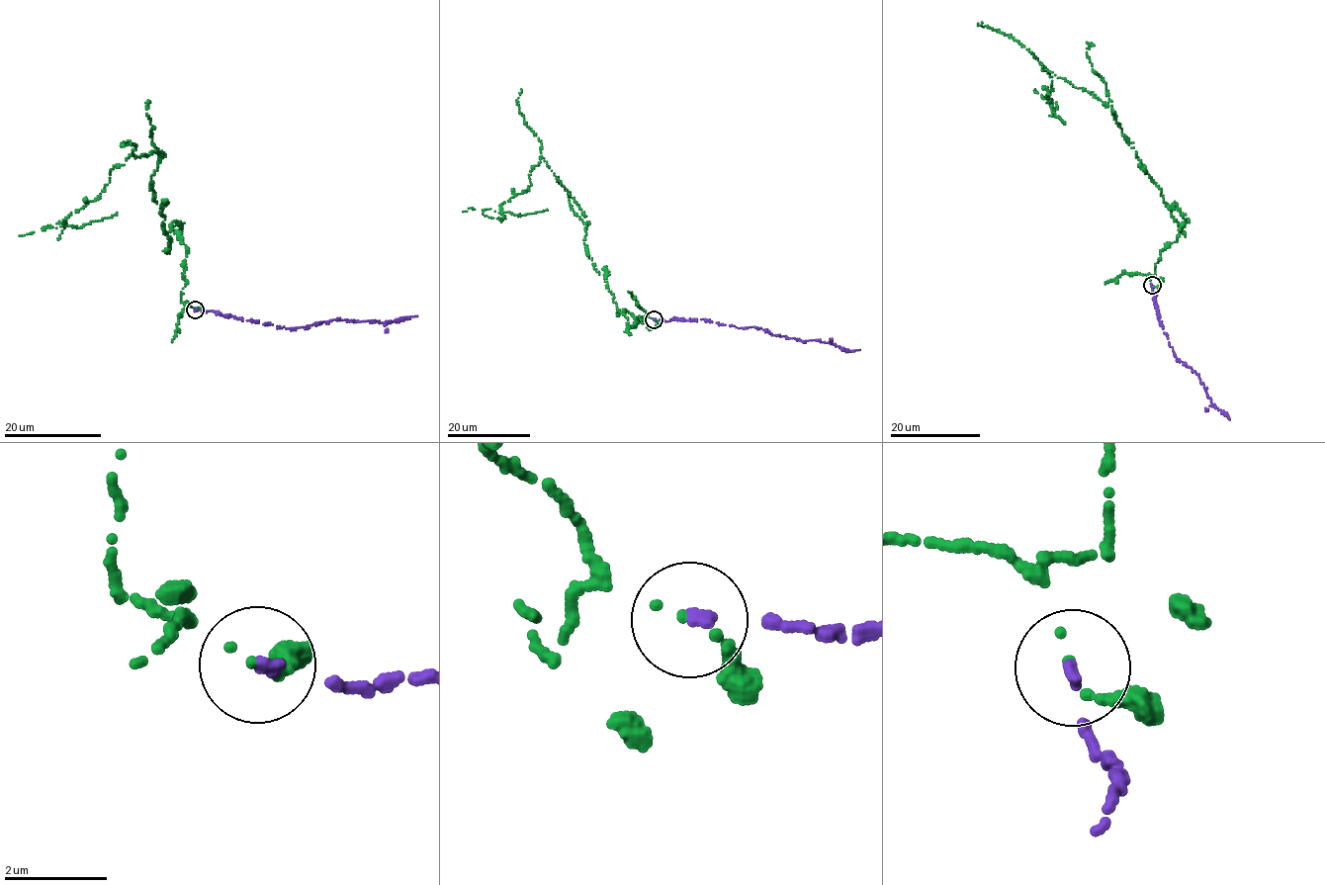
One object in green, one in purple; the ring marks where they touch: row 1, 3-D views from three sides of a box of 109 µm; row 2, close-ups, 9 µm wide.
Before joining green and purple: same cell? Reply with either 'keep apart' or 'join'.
keep apart

